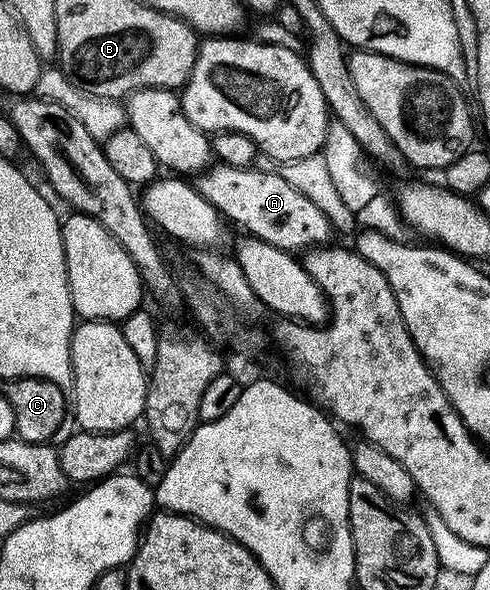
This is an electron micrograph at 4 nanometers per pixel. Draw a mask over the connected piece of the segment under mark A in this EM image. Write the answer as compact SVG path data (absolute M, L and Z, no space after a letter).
M217 162L196 177L195 187L230 225L238 224L248 235L271 242L271 246L279 246L284 252L297 254L314 246L328 245L331 225L327 214L323 214L311 198L299 194L295 186L279 178L279 174L257 171L256 167L236 168Z

